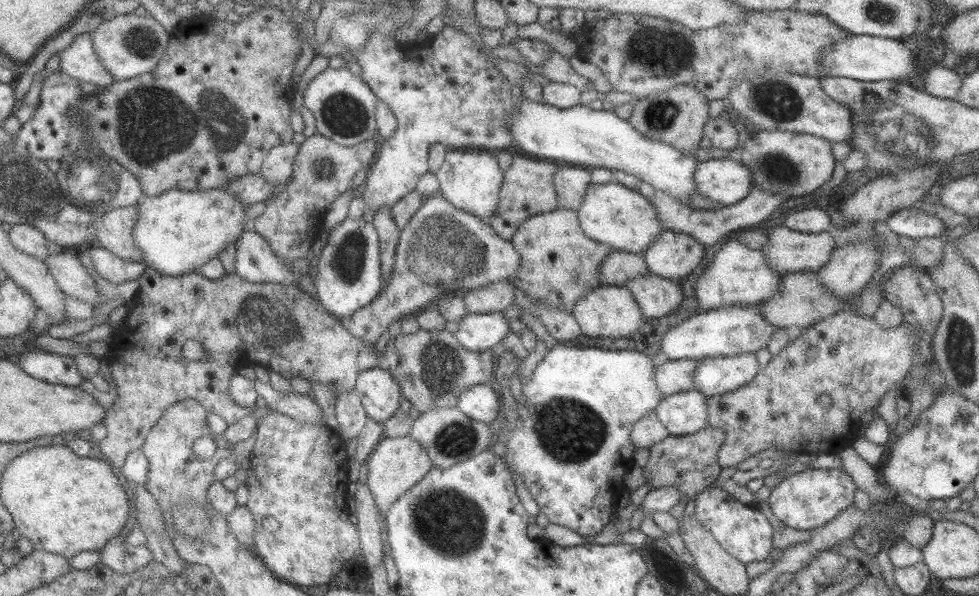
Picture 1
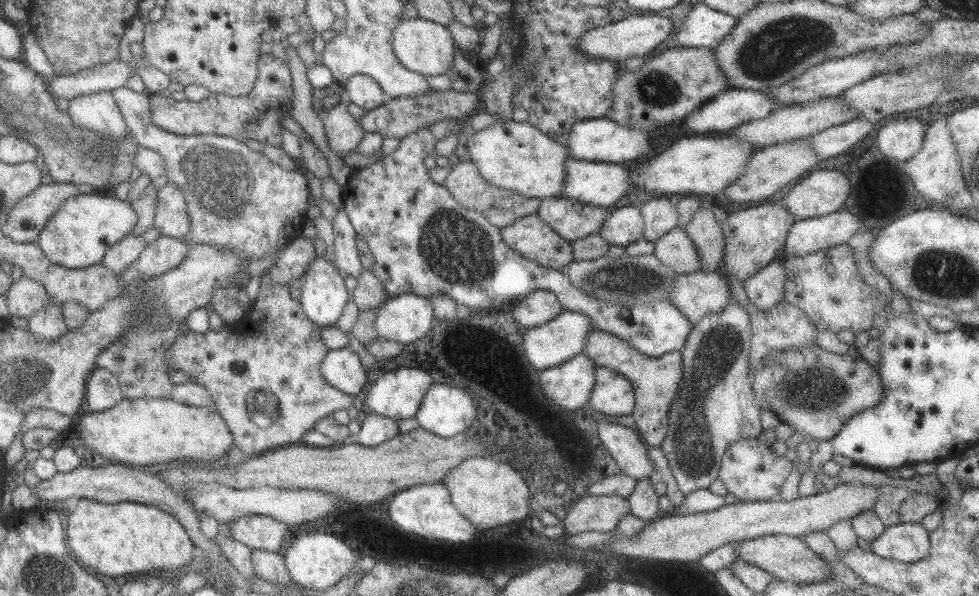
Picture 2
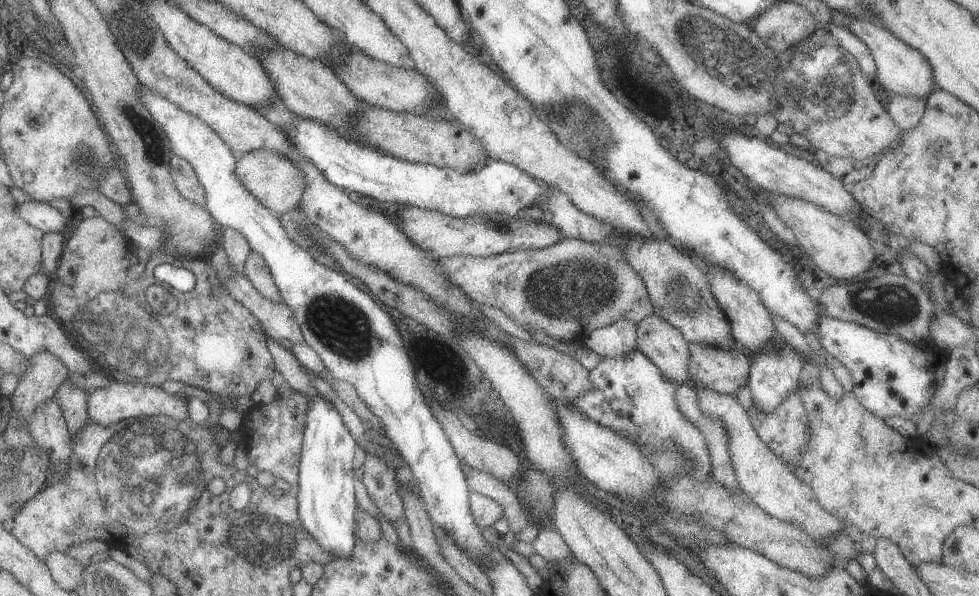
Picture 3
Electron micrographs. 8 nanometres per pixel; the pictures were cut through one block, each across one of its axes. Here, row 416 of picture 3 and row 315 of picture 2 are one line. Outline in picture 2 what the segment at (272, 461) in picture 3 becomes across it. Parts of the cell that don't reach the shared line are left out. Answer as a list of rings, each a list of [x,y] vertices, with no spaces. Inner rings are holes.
[[[265,271],[260,274],[260,284],[256,296],[249,308],[244,311],[242,318],[236,323],[227,325],[219,330],[207,330],[204,333],[196,333],[189,330],[180,332],[164,354],[164,362],[167,361],[171,368],[187,373],[191,381],[195,384],[199,383],[199,386],[203,386],[209,392],[209,396],[211,396],[214,402],[214,410],[228,426],[229,432],[232,434],[234,440],[233,443],[247,456],[258,455],[263,451],[274,449],[277,446],[298,444],[301,441],[303,433],[313,428],[318,420],[321,420],[323,417],[328,417],[335,410],[348,409],[356,405],[353,395],[347,395],[337,391],[335,388],[331,388],[330,384],[327,384],[326,380],[321,376],[320,364],[328,348],[320,337],[320,327],[306,318],[300,302],[296,298],[291,297],[288,285],[277,284],[275,281],[272,281],[267,271]]]

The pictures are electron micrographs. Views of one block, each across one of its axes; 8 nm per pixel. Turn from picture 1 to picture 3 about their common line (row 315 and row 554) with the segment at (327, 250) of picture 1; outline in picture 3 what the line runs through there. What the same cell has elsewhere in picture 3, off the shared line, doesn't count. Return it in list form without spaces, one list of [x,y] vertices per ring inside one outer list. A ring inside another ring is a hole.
[[[313,396],[307,399],[307,412],[305,412],[305,428],[302,432],[302,445],[298,464],[297,481],[297,514],[301,526],[311,534],[311,538],[336,558],[351,558],[356,538],[353,536],[355,530],[355,512],[359,507],[353,495],[353,452],[355,450],[355,439],[345,426],[339,412],[333,408],[331,402],[323,400],[321,396]]]

